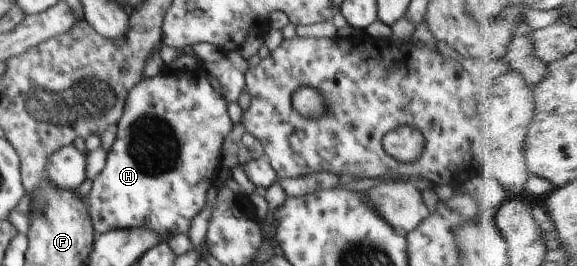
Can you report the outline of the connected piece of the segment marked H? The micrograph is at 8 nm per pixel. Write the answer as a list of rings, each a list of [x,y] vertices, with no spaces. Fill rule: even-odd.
[[[158,72],[155,76],[145,76],[140,83],[137,83],[130,92],[128,92],[126,103],[123,109],[123,114],[121,115],[121,118],[119,119],[119,122],[116,124],[117,134],[114,140],[114,143],[112,144],[112,147],[107,151],[107,158],[105,161],[104,169],[102,169],[102,173],[94,179],[92,182],[92,190],[89,198],[86,201],[87,204],[87,211],[90,214],[91,220],[93,221],[93,228],[96,233],[96,235],[100,235],[115,229],[124,229],[124,228],[150,228],[153,229],[153,232],[158,232],[162,237],[163,241],[168,241],[170,237],[178,235],[178,234],[186,234],[188,231],[188,228],[190,227],[190,222],[192,219],[194,219],[195,215],[198,215],[207,204],[207,195],[208,190],[213,187],[216,181],[216,173],[219,171],[222,163],[222,143],[224,143],[224,137],[230,133],[232,130],[232,126],[234,125],[232,123],[232,119],[230,116],[228,116],[228,107],[226,106],[228,101],[226,101],[225,97],[219,93],[218,91],[215,91],[214,88],[212,88],[212,85],[210,84],[210,81],[204,77],[204,75],[193,75],[191,72],[181,73],[179,75],[176,75],[176,73],[166,73],[162,74],[162,72]]]

